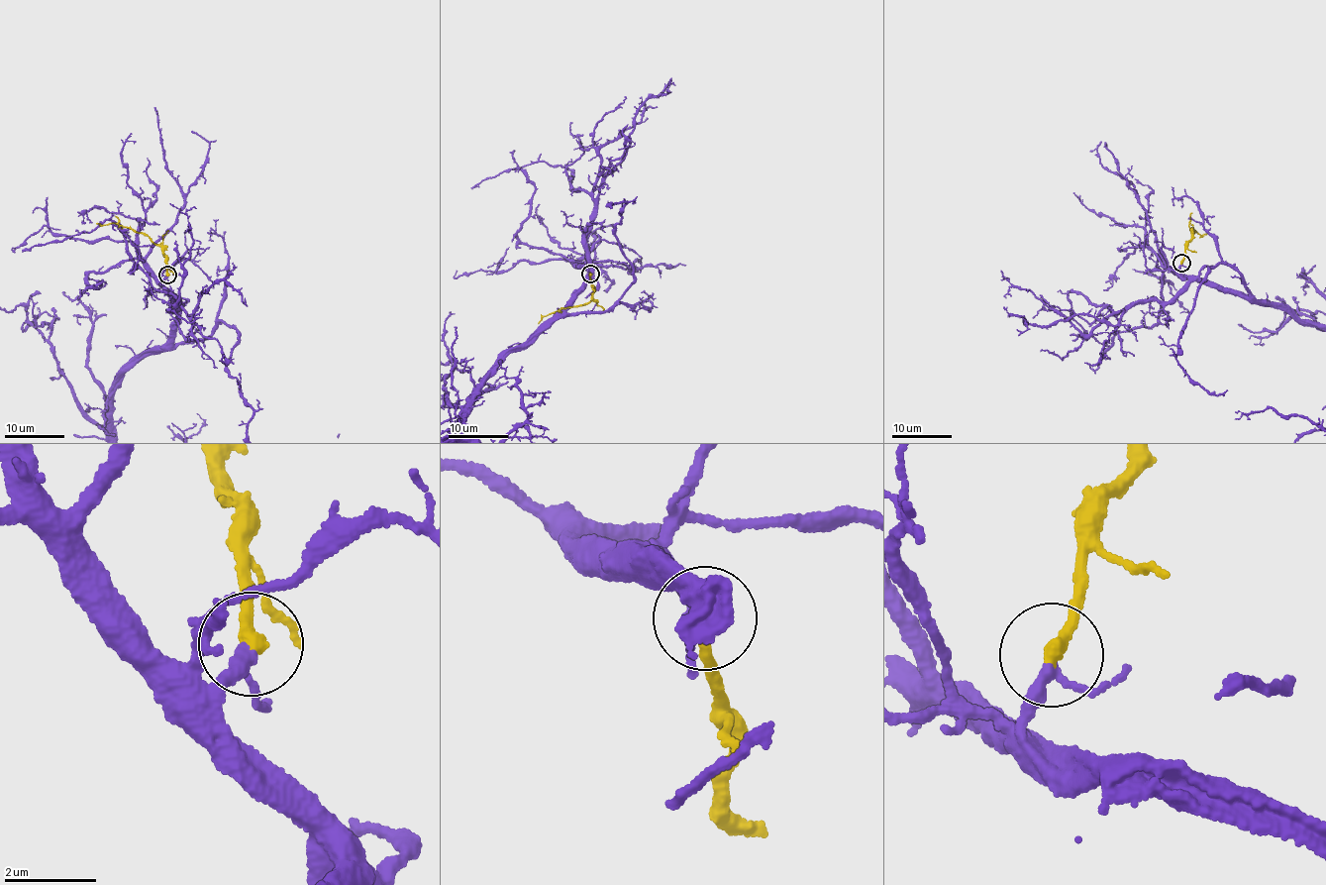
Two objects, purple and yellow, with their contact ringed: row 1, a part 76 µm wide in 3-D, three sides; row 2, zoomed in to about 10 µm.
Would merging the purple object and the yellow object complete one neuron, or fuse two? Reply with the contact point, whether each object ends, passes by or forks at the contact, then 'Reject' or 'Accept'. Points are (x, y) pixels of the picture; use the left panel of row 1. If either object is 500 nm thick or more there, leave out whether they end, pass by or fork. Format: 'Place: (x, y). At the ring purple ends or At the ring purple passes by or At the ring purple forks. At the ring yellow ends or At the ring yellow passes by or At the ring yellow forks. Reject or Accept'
Place: (167, 275). At the ring purple passes by. At the ring yellow ends. Accept

